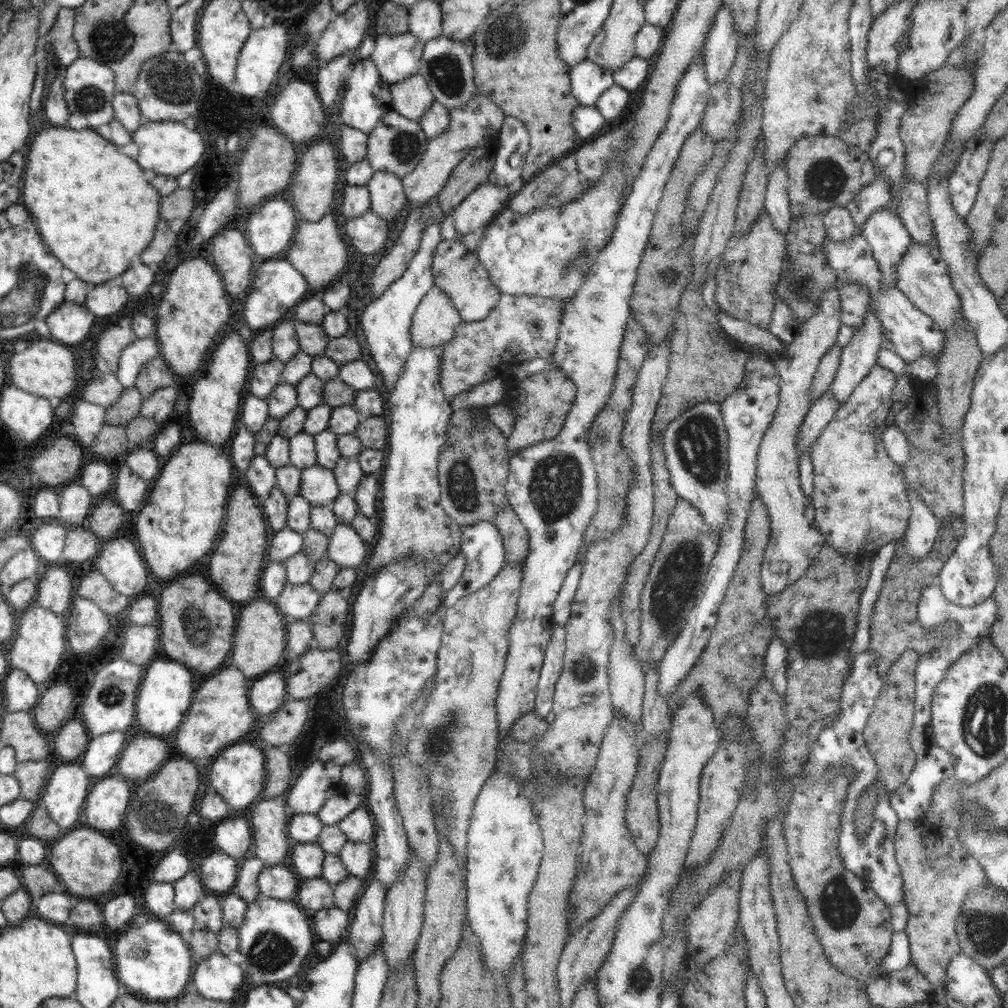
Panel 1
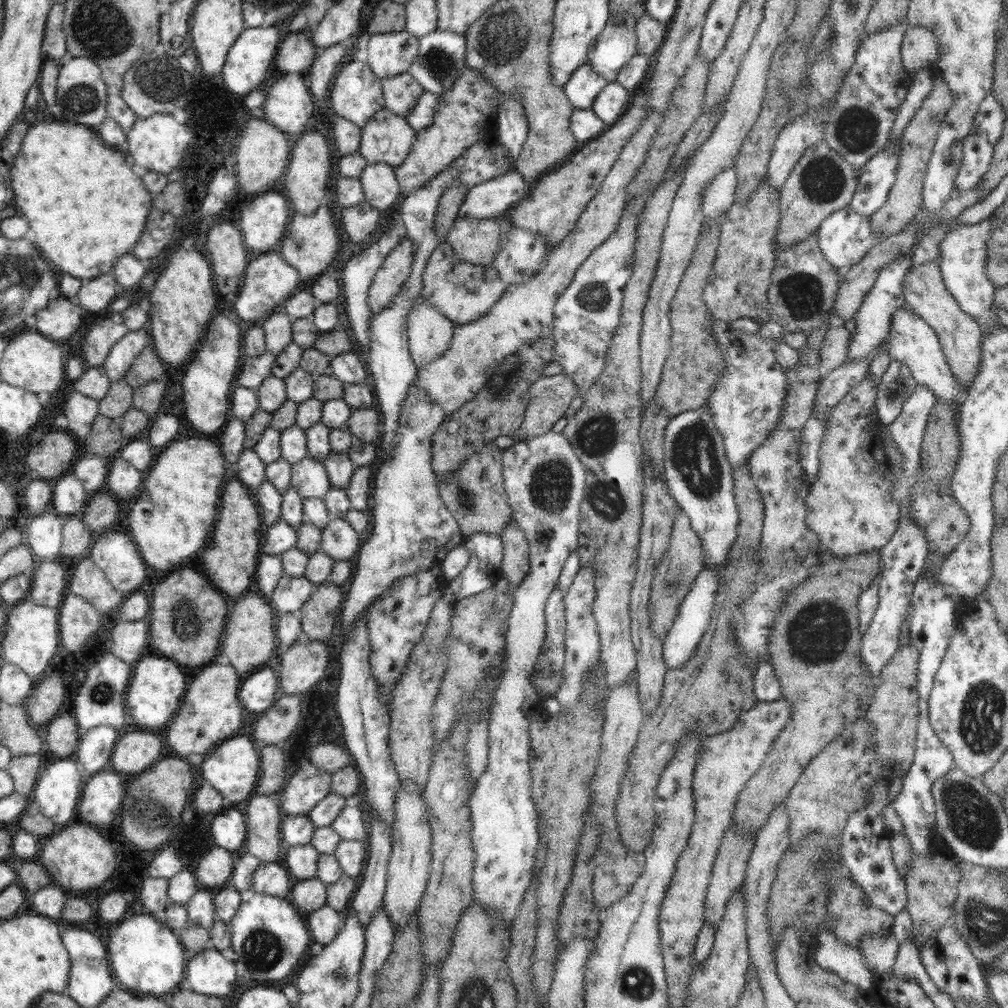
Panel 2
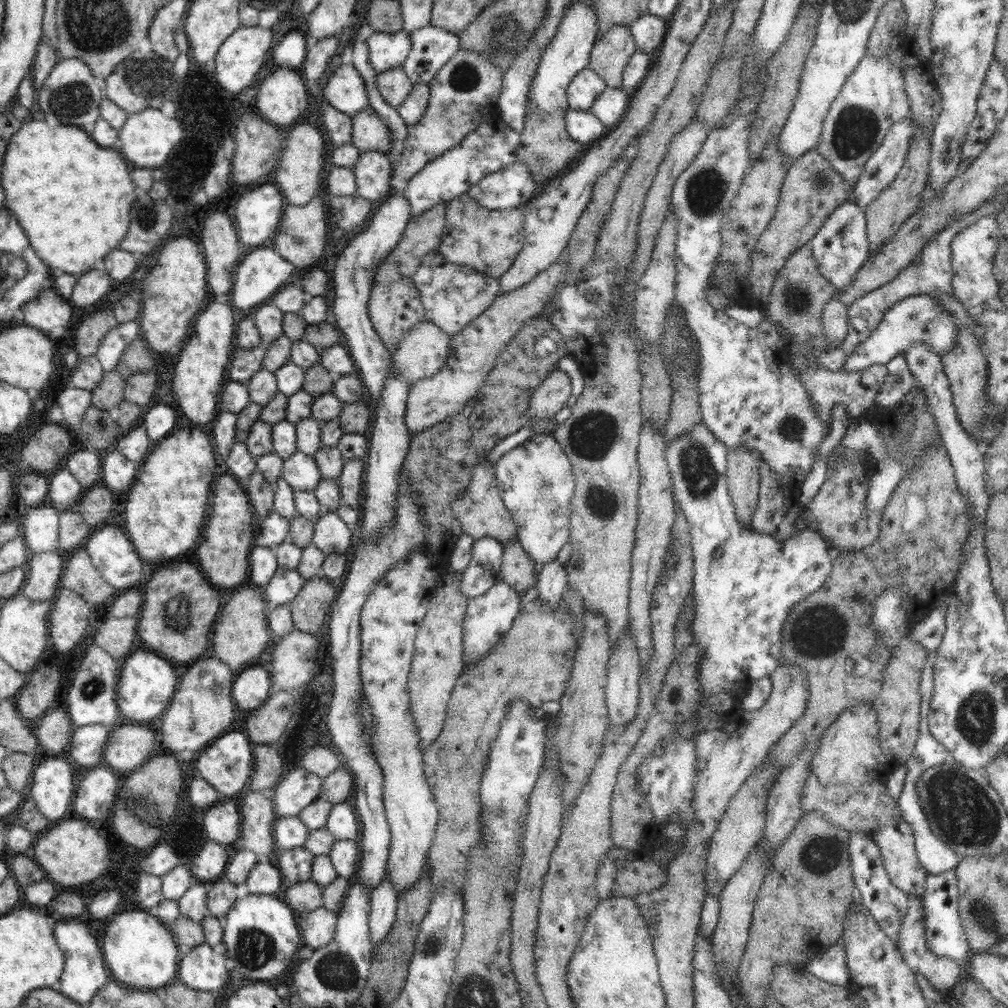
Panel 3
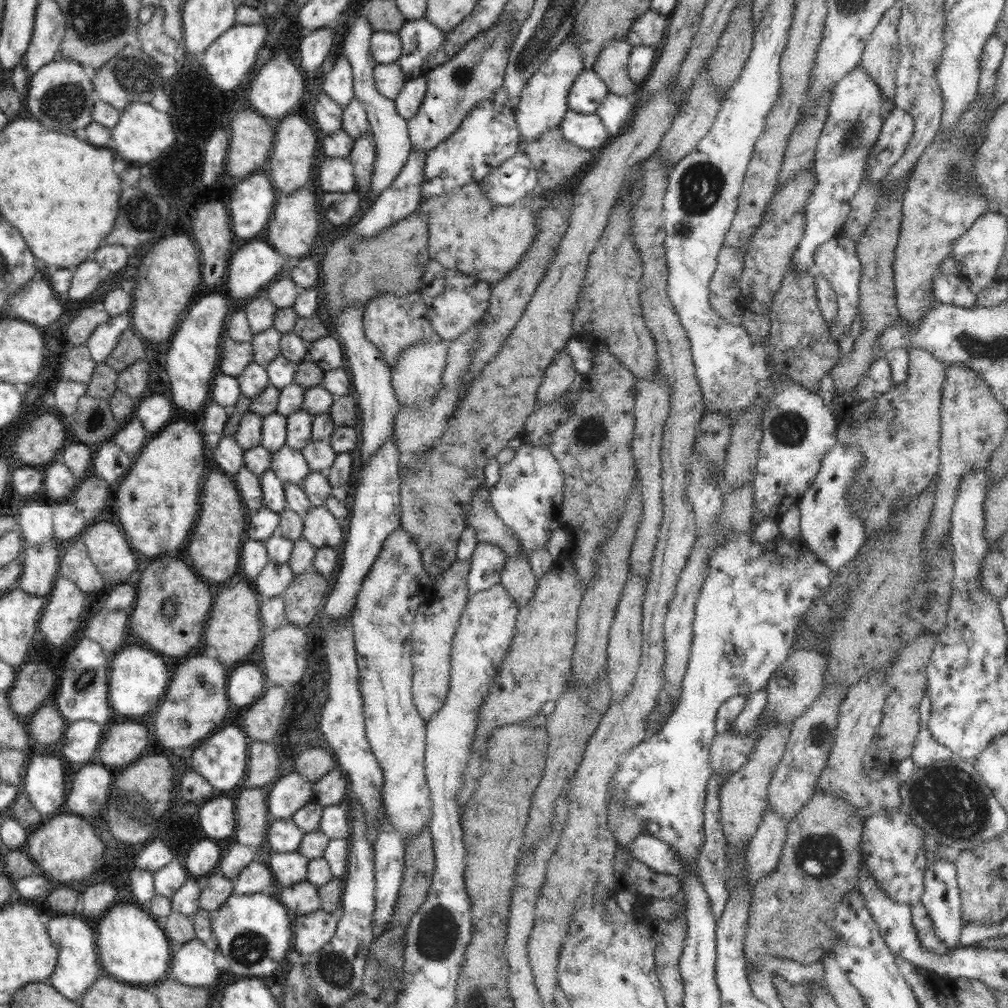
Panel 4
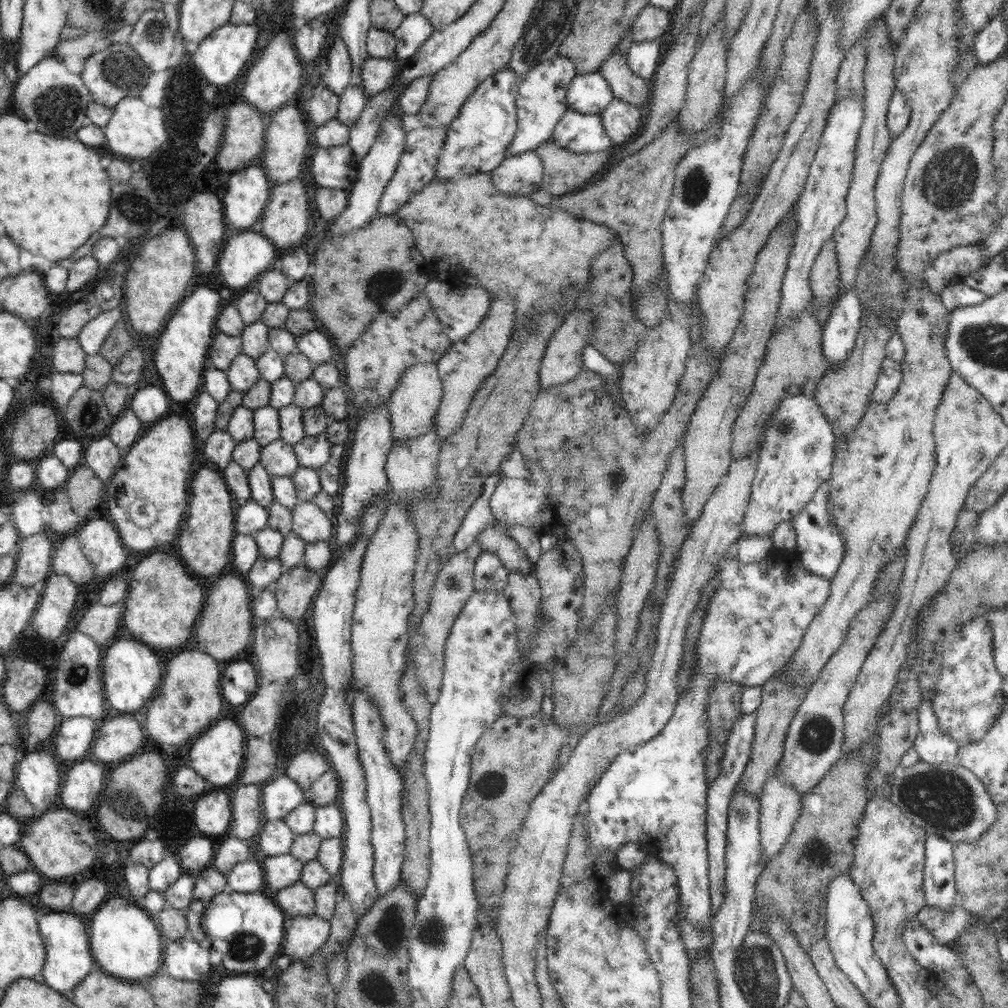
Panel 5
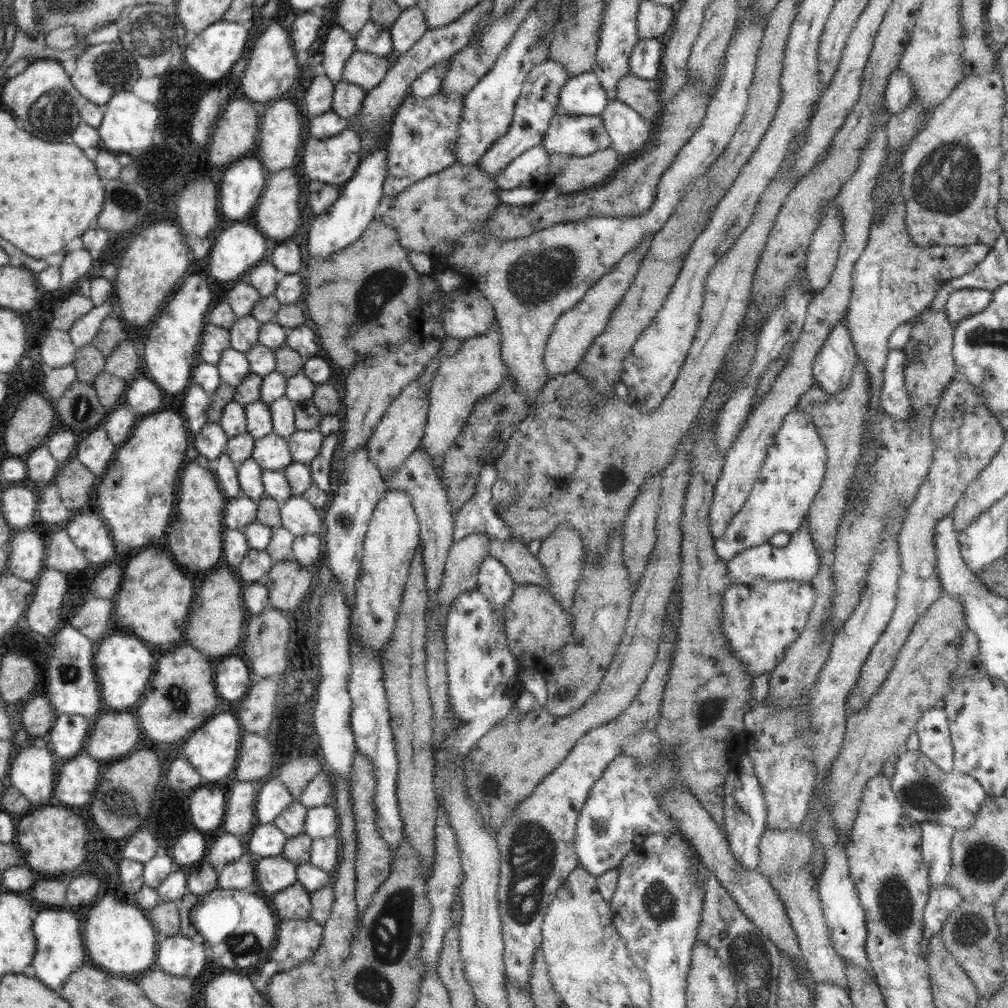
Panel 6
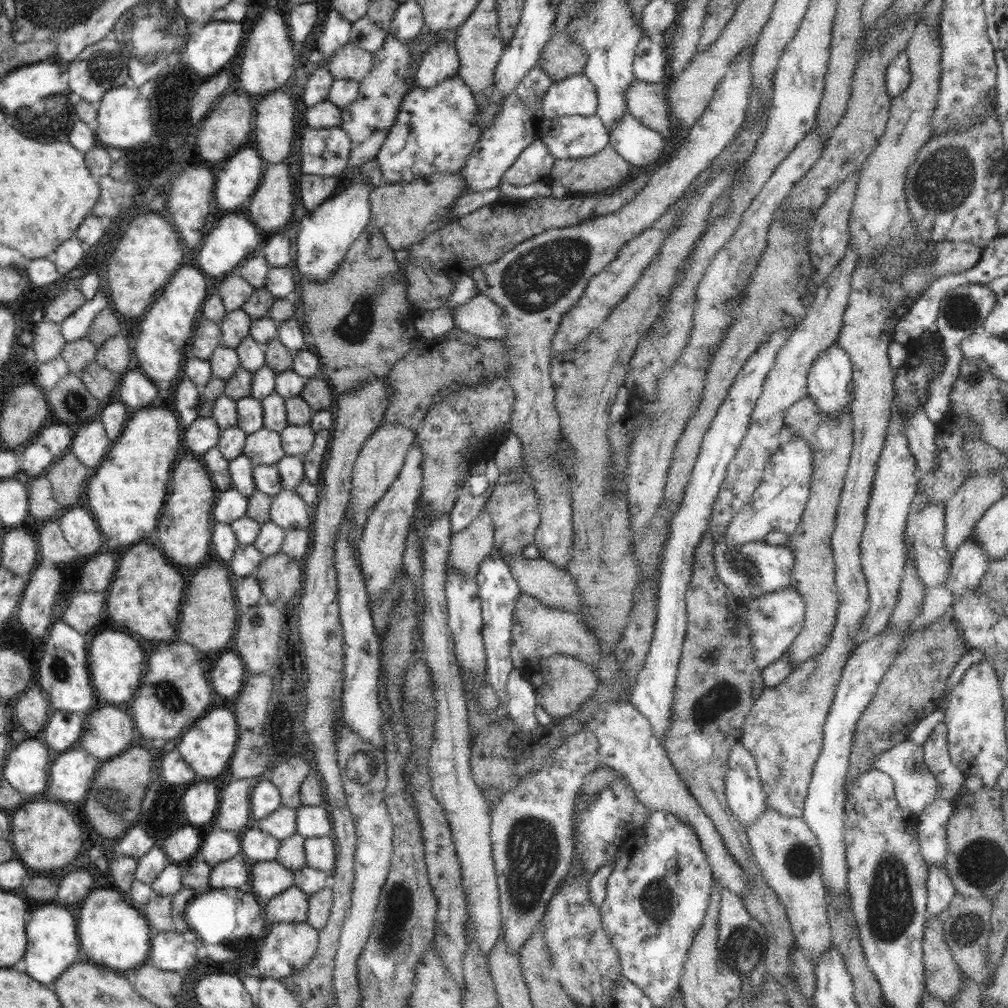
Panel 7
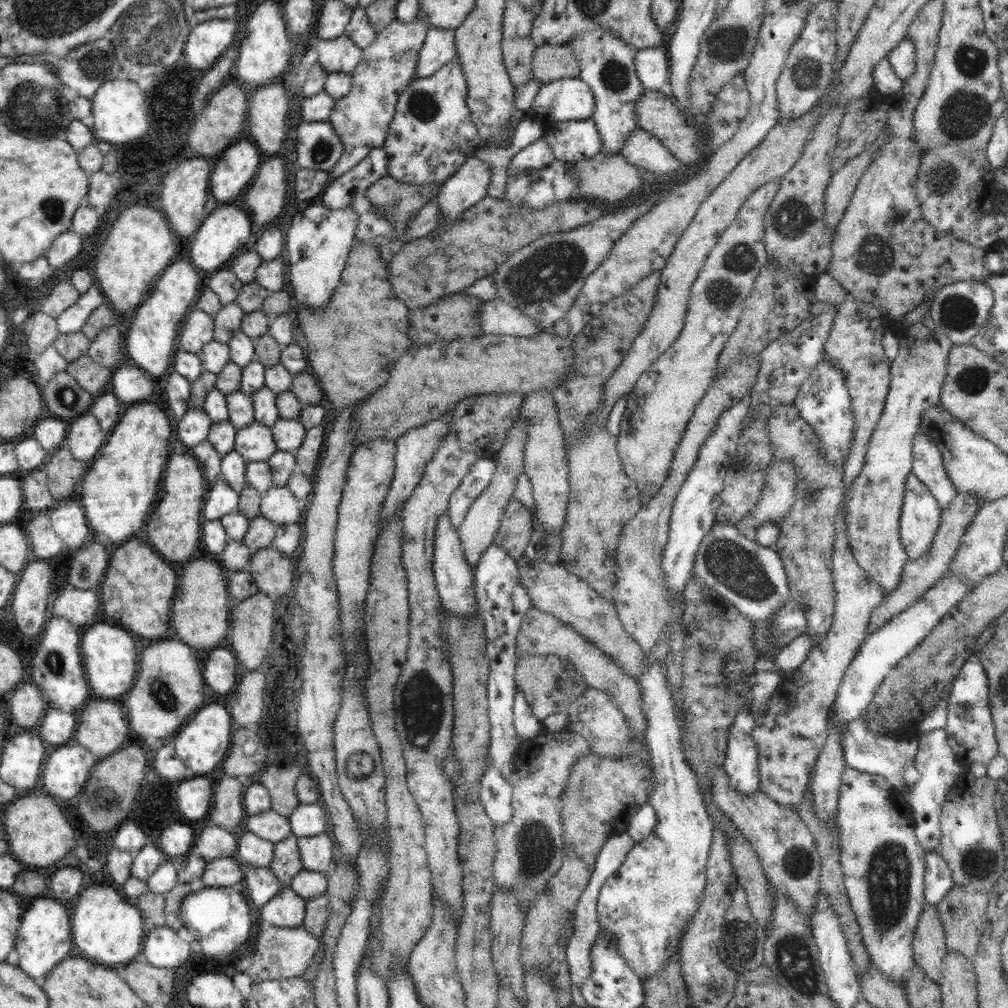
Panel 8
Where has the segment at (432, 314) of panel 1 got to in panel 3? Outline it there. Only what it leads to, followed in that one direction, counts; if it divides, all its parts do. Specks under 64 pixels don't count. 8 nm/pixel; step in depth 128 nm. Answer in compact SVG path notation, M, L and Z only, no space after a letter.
M424 318L404 335L398 348L391 354L396 373L400 373L410 386L422 377L440 371L450 350L450 336L436 323Z

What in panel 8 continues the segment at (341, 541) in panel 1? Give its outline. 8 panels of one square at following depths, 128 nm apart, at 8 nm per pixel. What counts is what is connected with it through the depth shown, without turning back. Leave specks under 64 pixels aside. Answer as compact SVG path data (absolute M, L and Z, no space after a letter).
M276 486L264 493L260 511L263 518L277 526L297 524L302 514L294 494L287 487Z

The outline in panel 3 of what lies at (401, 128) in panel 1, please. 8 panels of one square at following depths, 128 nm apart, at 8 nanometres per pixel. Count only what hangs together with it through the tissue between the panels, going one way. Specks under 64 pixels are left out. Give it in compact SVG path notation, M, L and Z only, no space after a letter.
M364 108L352 116L351 143L360 153L380 152L389 157L392 146L392 131L374 109Z

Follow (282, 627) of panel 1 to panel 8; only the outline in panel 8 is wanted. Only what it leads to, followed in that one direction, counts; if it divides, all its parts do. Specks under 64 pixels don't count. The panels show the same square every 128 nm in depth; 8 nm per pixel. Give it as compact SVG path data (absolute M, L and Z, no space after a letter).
M208 559L192 560L182 570L172 600L172 626L176 637L193 648L218 648L228 639L231 629L230 594L225 569Z

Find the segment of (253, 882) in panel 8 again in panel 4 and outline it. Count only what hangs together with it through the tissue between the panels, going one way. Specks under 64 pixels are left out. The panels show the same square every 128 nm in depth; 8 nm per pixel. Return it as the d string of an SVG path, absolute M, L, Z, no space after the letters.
M297 851L275 853L270 858L270 871L283 887L306 881L308 858Z

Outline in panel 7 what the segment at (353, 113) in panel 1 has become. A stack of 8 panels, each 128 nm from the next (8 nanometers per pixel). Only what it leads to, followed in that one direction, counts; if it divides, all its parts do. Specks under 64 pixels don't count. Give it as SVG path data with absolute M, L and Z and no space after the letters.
M331 10L322 28L322 34L316 38L316 48L326 59L332 58L349 43L351 24Z

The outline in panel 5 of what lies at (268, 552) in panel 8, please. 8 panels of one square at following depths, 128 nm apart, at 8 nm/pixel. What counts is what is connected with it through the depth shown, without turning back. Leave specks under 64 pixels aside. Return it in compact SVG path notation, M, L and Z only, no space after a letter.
M302 565L284 570L282 576L272 582L267 590L276 597L280 615L298 622L303 619L322 582L322 577L316 571Z

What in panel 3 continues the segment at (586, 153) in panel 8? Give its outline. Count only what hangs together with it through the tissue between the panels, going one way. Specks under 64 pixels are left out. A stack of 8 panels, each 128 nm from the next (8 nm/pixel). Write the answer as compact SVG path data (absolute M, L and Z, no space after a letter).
M568 108L565 111L564 118L570 138L586 148L591 146L595 140L602 138L609 130L589 111Z

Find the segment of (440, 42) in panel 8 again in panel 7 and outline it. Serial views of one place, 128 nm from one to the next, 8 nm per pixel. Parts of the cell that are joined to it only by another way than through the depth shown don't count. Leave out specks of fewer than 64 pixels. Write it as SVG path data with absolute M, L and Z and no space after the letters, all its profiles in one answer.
M435 43L433 50L424 55L412 75L412 85L434 89L438 84L458 76L460 63L454 45Z

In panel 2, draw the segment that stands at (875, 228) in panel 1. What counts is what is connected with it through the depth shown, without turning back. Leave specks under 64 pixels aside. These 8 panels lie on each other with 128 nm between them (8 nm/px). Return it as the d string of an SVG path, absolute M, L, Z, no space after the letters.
M904 253L904 255L896 257L894 261L890 261L890 264L886 265L886 267L880 269L876 282L874 282L872 289L868 292L858 312L855 314L856 329L854 329L854 333L851 333L847 358L860 360L860 358L870 356L882 344L882 340L888 336L894 312L906 304L902 284L910 268L912 256L913 253Z

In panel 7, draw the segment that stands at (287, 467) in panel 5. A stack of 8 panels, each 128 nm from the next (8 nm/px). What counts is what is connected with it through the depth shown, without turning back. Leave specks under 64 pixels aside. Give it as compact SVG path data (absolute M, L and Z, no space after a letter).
M262 427L258 432L247 434L243 454L250 458L253 466L259 464L276 465L285 455L280 433Z

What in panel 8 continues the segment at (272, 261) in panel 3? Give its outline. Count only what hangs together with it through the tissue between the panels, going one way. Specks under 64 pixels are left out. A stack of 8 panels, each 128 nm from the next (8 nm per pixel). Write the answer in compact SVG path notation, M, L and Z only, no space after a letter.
M232 204L220 206L212 214L208 214L198 232L190 240L192 264L196 264L197 269L202 268L204 272L214 272L227 267L232 258L238 254L238 250L242 250L242 246L248 244L250 234L252 234L252 226L242 209Z

